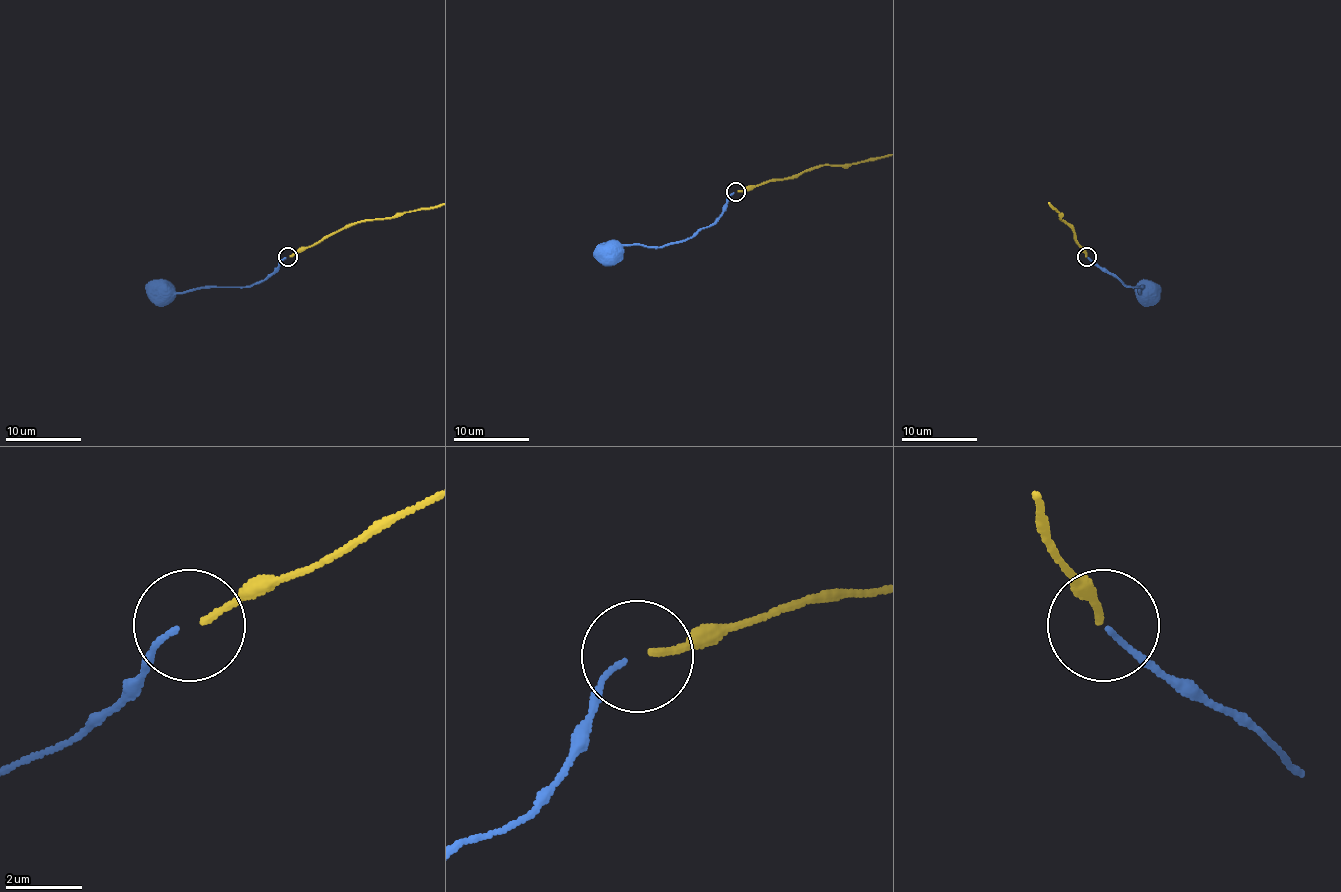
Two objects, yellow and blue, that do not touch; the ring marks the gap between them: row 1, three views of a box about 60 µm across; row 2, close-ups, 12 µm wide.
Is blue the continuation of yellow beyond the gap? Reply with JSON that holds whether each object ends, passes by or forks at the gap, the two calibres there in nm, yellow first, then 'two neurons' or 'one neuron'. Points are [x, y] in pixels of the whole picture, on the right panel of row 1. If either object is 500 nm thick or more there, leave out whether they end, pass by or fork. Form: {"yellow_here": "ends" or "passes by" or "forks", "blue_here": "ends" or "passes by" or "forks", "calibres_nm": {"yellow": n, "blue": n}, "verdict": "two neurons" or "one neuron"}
{"yellow_here": "ends", "blue_here": "ends", "calibres_nm": {"yellow": 160, "blue": 130}, "verdict": "one neuron"}

